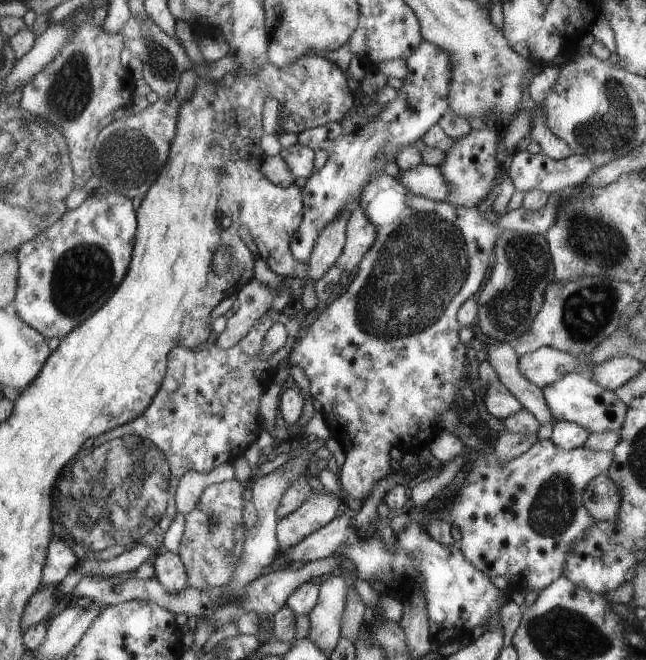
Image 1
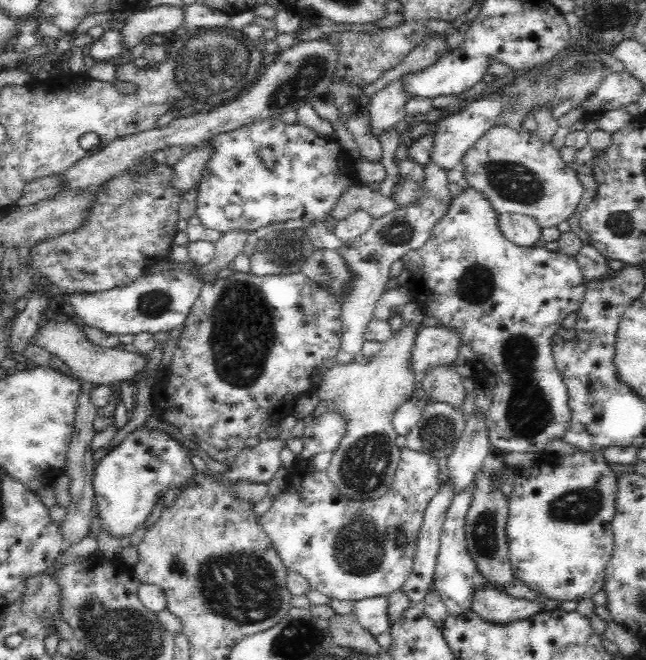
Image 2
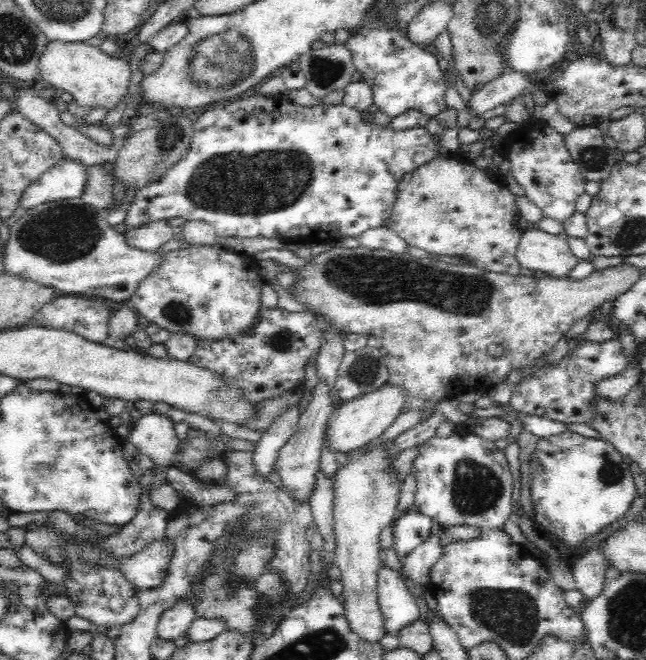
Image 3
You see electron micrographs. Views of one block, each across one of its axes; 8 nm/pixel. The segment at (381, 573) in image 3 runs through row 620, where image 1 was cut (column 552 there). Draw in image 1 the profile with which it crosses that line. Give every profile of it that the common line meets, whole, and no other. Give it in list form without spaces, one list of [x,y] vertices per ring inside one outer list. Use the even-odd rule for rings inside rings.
[[[567,373],[541,390],[545,404],[555,421],[575,423],[588,433],[618,432],[628,410],[627,404],[621,402],[621,399],[617,398],[617,394],[609,389],[604,389],[592,378],[589,379],[581,373]]]

